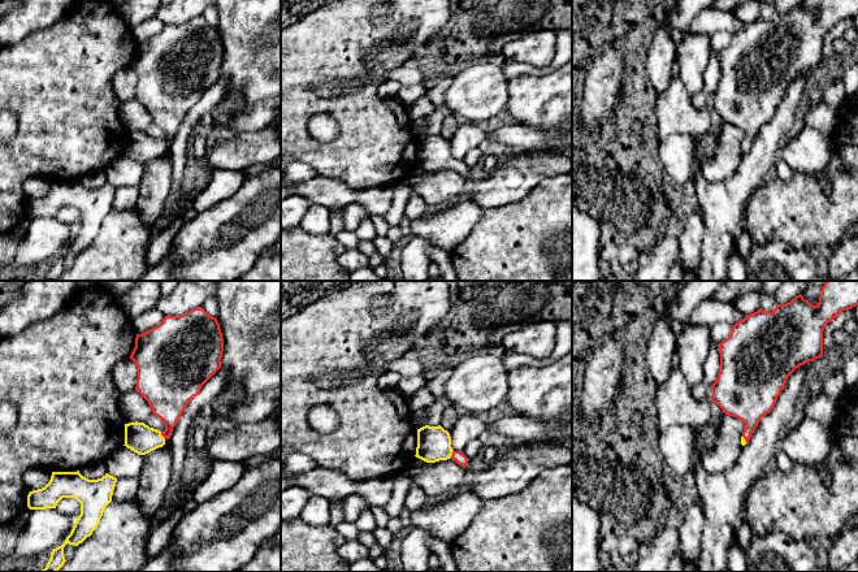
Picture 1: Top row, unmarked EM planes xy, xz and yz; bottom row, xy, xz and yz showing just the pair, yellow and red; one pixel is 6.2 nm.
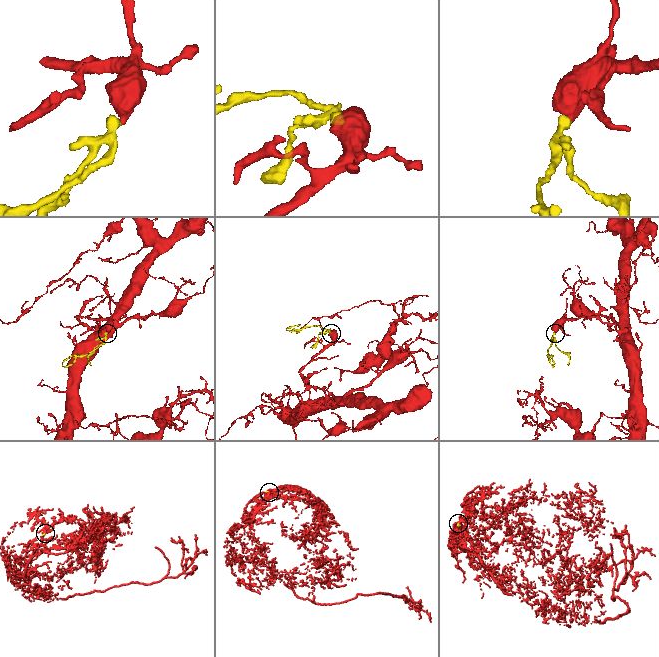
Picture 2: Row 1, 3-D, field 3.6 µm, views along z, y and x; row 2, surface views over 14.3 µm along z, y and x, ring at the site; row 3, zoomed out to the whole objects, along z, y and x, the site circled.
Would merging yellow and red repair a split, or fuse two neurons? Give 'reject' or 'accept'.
accept

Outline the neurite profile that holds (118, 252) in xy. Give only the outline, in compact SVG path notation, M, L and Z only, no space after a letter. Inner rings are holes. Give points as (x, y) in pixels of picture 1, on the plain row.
M136 208L112 209L98 237L56 281L140 281L148 270L146 254L152 238Z

